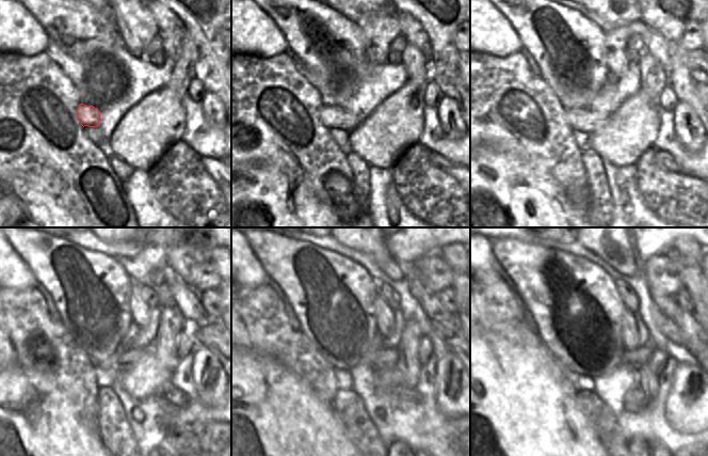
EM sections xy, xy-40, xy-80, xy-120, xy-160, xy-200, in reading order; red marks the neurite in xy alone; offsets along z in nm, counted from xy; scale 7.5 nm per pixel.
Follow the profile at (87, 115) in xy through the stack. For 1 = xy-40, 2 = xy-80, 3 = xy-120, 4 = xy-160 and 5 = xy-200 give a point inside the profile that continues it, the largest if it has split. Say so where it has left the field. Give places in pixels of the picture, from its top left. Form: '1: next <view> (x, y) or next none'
1: next xy-40 (335, 116)
2: next xy-80 (580, 119)
3: next xy-120 (127, 358)
4: next xy-160 (387, 357)
5: next xy-200 (637, 358)

